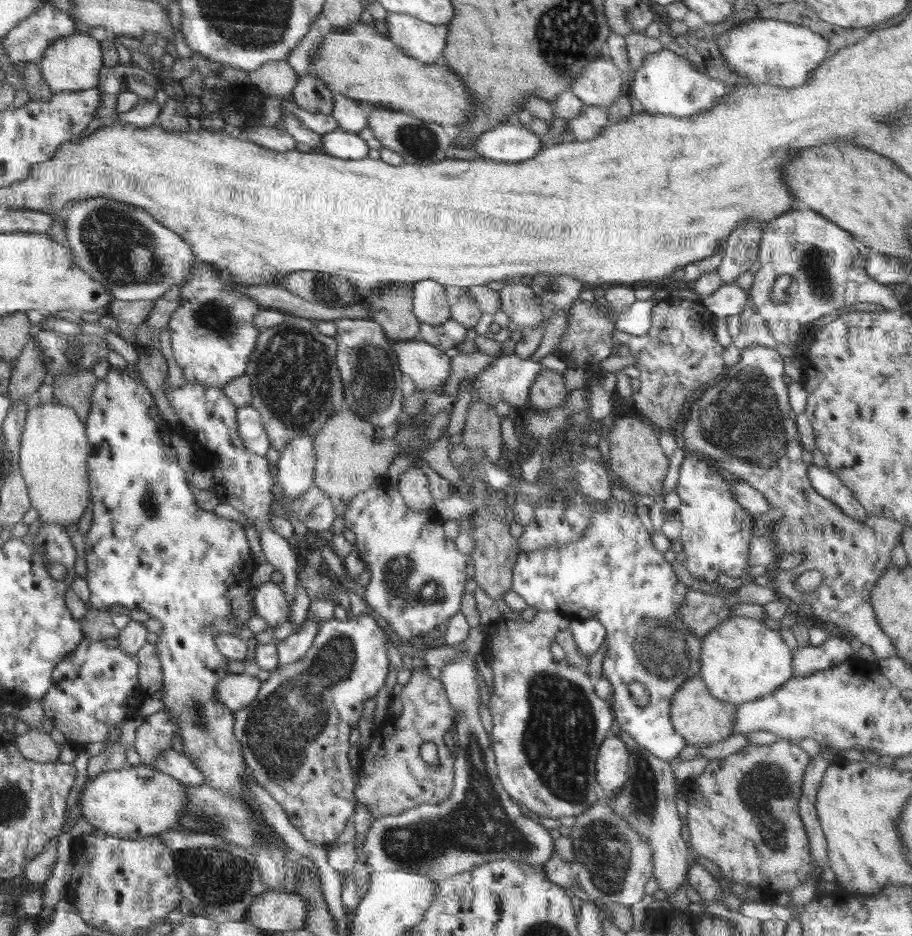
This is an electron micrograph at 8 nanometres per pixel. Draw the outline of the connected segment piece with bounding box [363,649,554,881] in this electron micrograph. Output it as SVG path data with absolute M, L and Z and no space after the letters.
M465 650L458 651L462 655L443 667L440 677L448 704L463 714L453 726L457 732L453 791L437 805L421 804L400 814L372 819L363 847L371 872L417 871L441 881L496 859L544 866L554 852L549 830L525 816L500 782L491 739L478 714L482 701L474 658L463 654Z

